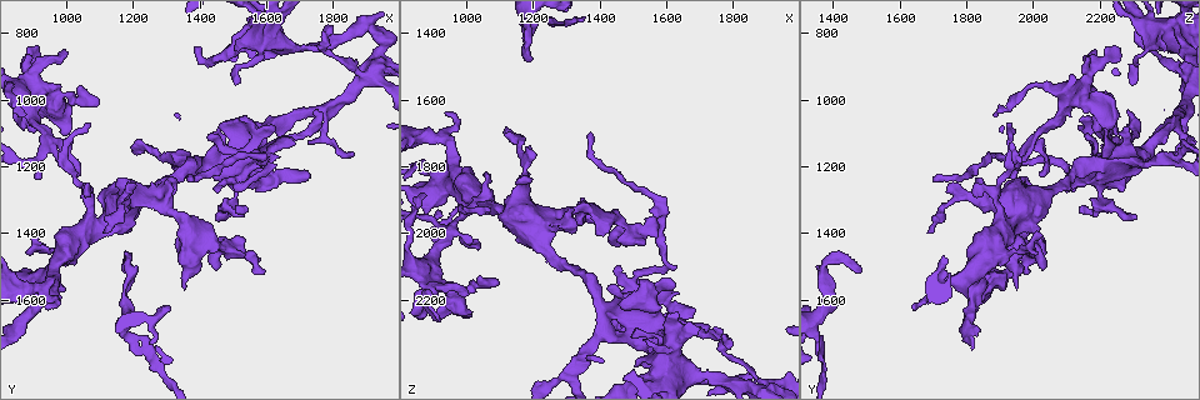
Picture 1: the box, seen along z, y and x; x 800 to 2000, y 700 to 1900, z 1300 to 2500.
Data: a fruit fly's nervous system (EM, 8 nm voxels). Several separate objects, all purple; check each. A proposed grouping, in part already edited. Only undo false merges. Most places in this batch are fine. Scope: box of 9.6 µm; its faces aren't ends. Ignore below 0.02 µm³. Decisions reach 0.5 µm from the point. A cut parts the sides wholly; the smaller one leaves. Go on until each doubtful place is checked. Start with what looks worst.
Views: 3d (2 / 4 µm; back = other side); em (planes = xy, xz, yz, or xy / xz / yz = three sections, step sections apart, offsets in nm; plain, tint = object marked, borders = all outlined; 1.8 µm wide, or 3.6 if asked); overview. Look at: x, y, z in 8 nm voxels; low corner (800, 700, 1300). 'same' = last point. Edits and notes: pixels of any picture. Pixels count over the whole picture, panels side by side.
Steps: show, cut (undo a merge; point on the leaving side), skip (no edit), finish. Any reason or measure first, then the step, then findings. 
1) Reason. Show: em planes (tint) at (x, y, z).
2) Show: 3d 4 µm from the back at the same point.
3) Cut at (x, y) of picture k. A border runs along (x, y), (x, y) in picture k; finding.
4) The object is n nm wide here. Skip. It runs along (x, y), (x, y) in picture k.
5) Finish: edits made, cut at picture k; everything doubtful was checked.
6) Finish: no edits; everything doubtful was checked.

Show: 3d 2 µm at (1480, 1450, 1980).

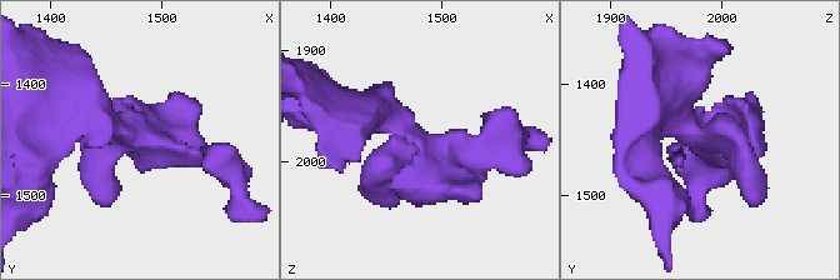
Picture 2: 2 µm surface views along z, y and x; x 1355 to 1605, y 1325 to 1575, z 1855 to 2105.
Now the EM. Show: em planes (tint) at (1478, 1446, 1980).

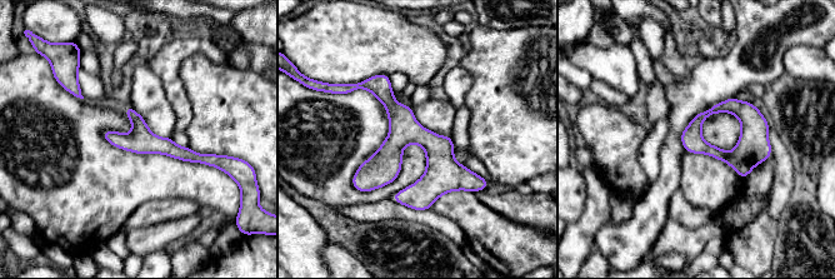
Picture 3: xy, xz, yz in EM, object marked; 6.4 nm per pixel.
The object is 140 nm wide here. Skip. It runs along (370, 81), (474, 188) in picture 3; all the same cell.

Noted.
Small branch off a trunk. Show: em 3.6 µm planes (borders) at (1230, 1270, 2030).

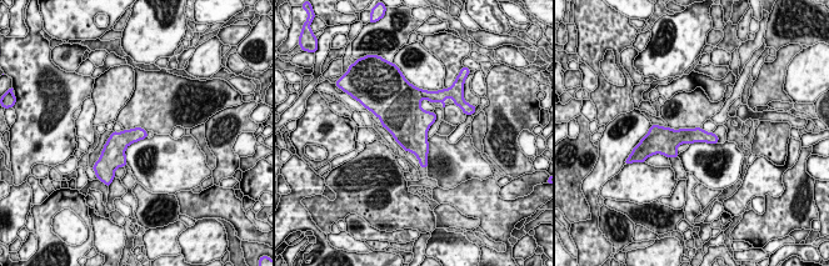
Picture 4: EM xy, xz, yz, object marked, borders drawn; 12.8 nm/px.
Skip. All the same cell.

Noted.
Looks like a crossing. Show: em planes (tint) at (880, 1000, 2120).

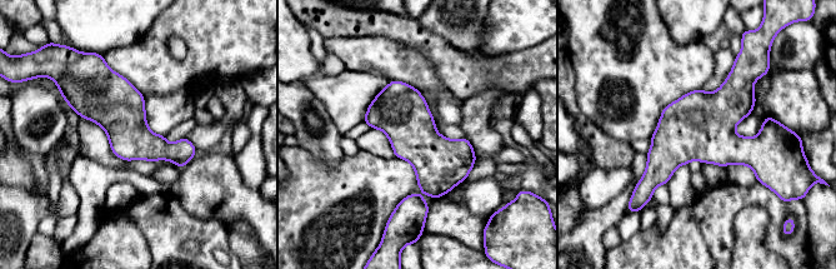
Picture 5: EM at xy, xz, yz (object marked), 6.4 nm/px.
The object is 280 nm wide here. Skip. Continuous, no second cell.

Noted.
Looks like a crossing. Show: 3d 4 µm at (980, 1470, 1840).

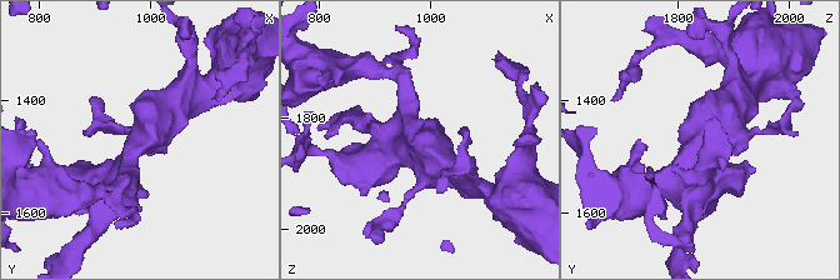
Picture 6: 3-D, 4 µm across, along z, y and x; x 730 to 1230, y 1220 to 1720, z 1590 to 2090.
Shape alone is not enough. Show: em planes (borders) at (975, 1480, 1835).

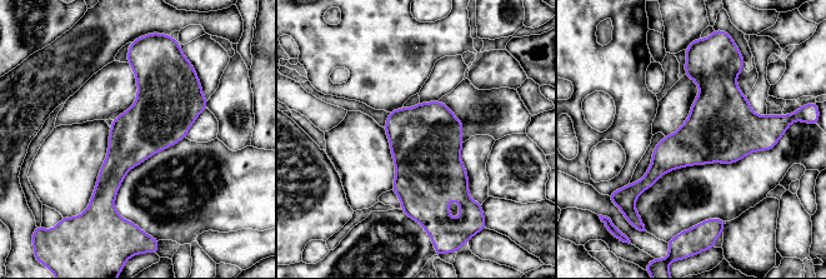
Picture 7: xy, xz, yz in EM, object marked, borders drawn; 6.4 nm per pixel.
The object is 360 nm wide here. Skip. Continuous, no second cell.

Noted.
Finish: no edits; everything doubtful was checked.

